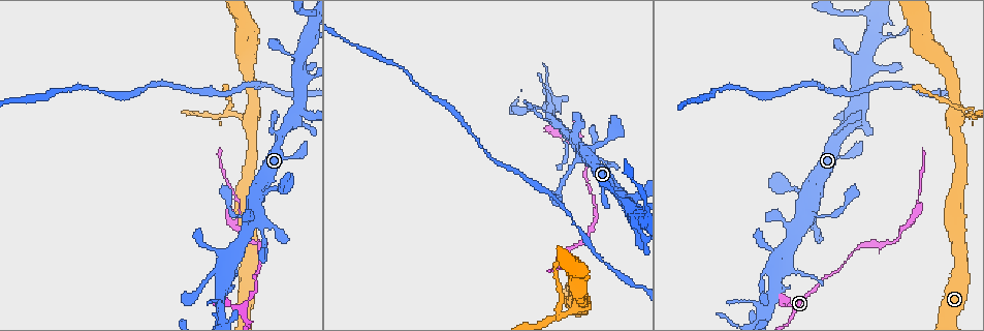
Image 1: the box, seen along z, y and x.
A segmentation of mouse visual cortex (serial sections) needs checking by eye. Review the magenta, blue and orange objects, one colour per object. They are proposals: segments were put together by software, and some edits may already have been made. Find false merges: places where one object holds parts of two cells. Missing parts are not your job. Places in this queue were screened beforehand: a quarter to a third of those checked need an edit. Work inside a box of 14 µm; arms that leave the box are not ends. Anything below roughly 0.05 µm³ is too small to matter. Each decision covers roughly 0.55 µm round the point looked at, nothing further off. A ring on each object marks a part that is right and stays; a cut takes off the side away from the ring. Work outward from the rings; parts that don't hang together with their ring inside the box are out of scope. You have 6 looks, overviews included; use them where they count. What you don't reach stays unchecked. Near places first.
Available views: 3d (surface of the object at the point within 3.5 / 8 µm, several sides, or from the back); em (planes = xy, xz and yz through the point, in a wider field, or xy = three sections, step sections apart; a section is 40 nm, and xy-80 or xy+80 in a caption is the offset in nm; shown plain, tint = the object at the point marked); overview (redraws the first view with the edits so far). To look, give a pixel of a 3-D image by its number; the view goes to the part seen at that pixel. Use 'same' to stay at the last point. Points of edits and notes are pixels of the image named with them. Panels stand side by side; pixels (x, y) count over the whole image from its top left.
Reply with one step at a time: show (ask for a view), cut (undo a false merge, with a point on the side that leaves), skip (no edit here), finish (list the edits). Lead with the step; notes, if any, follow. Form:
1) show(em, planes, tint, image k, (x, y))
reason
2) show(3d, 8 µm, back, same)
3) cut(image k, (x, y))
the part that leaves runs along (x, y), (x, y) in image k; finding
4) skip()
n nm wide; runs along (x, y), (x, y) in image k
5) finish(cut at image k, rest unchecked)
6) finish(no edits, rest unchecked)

show(3d, 3.5 µm, image 1, (563, 312))
a fork

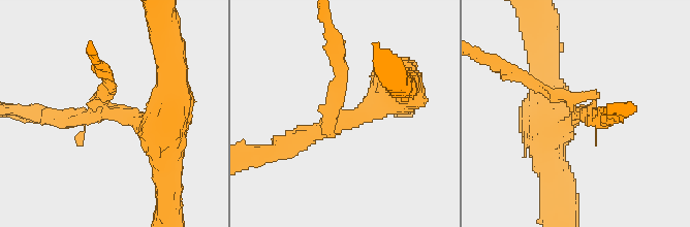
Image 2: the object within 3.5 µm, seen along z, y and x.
show(em, xy, step 1, tint, image 2, (578, 110))

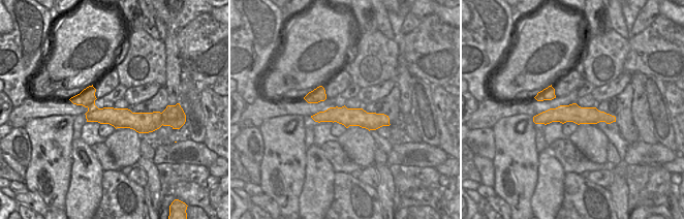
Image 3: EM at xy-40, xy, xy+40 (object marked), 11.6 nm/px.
cut(image 2, (338, 83))
border along (98, 108), (88, 112) in image 3; a second cell is stuck on

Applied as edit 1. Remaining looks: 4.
show(overview)

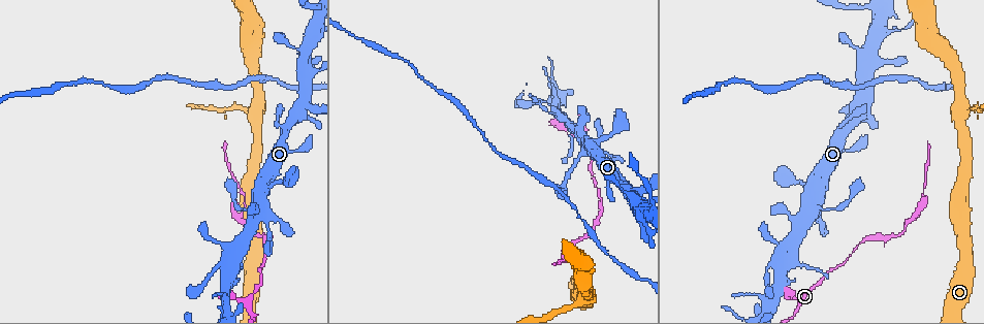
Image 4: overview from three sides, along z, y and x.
show(3d, 3.5 µm, image 4, (810, 219))

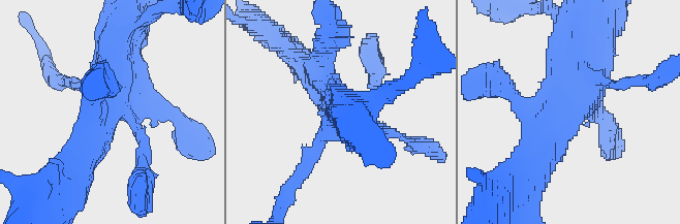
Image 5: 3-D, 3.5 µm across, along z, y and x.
skip()
runs along (589, 35), (581, 89), (538, 152) in image 5; continuous, no second cell

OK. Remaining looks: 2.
show(3d, 8 µm, image 4, (913, 217))
sudden change in width

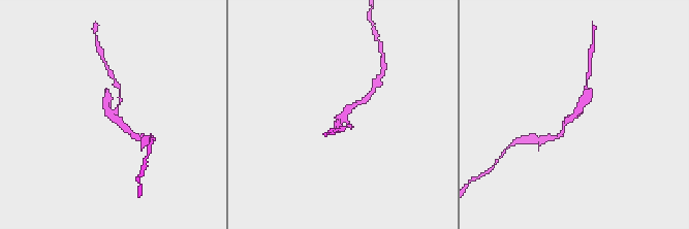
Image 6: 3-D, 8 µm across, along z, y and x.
show(em, xy, step 1, tint, image 6, (573, 117))

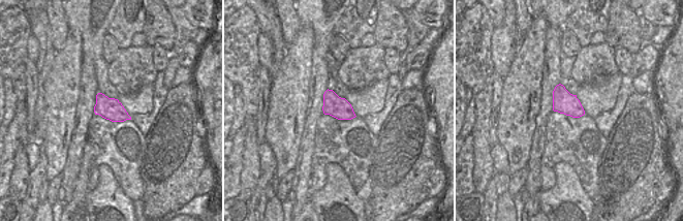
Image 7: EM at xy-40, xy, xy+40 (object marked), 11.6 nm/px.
skip()
runs along (561, 134), (590, 92) in image 6; one cell here

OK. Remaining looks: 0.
finish(cut at image 2, rest unchecked)

